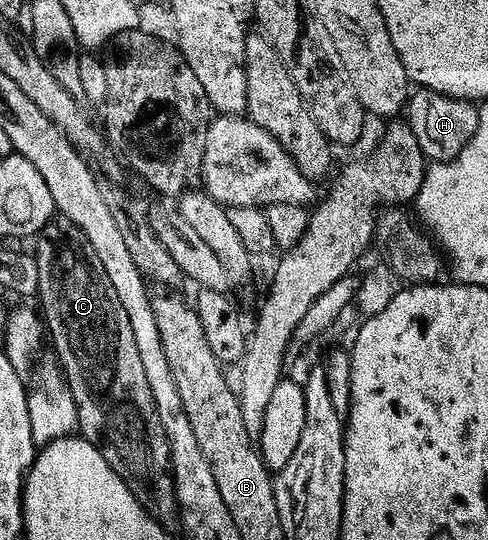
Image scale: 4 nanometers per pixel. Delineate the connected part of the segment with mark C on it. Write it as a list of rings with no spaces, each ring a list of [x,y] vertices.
[[[63,217],[53,218],[52,222],[44,228],[42,239],[45,239],[52,247],[35,248],[34,251],[36,257],[36,273],[38,276],[38,304],[40,303],[41,307],[39,307],[39,310],[42,312],[43,322],[46,324],[50,343],[56,346],[56,355],[60,358],[58,360],[58,366],[64,372],[65,379],[68,380],[68,388],[72,390],[76,407],[80,411],[79,434],[100,450],[102,457],[106,457],[106,461],[114,469],[114,473],[118,473],[126,481],[130,494],[146,508],[152,518],[161,521],[169,521],[168,519],[175,520],[178,515],[178,508],[176,505],[176,478],[172,476],[170,441],[166,437],[166,429],[162,429],[162,421],[158,417],[158,409],[154,405],[154,393],[150,393],[150,381],[146,381],[146,368],[142,366],[142,357],[138,353],[138,345],[134,345],[134,325],[130,325],[130,317],[126,313],[126,309],[122,305],[118,293],[110,285],[110,281],[106,277],[106,273],[102,269],[102,265],[98,261],[94,249],[88,244],[86,237],[82,233],[82,229],[78,229],[78,225],[74,225],[69,219]]]

